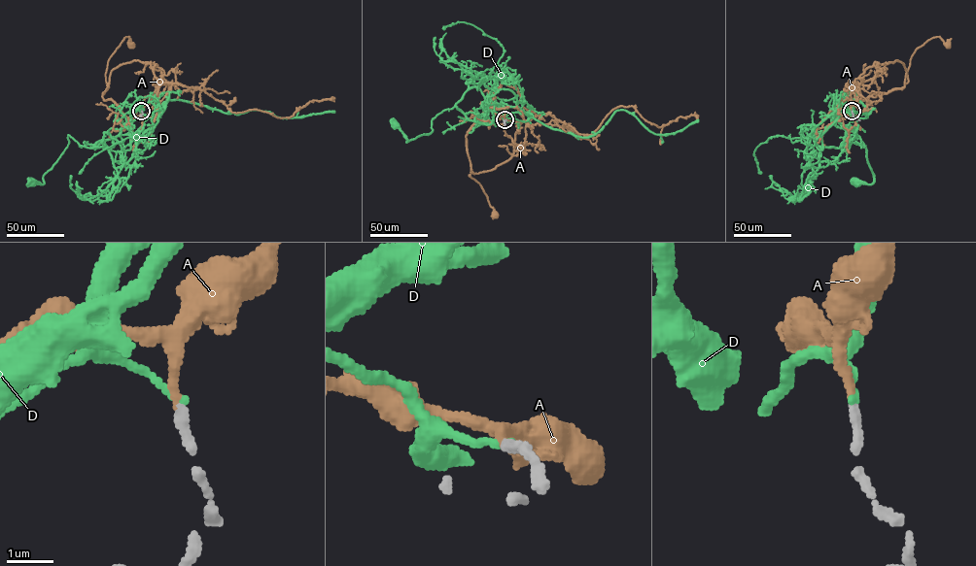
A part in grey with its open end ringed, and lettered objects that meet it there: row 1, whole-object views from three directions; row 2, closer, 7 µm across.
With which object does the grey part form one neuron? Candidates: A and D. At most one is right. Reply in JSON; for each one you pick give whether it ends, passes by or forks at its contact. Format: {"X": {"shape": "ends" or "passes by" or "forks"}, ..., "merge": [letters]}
{"A": {"shape": "ends"}, "merge": ["A"]}

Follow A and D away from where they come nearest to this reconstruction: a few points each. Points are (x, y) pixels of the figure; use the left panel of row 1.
A: (142, 111), (135, 111), (124, 130), (114, 130), (120, 108), (102, 97), (108, 60), (125, 37), (132, 45)
D: (142, 111), (116, 136), (91, 148), (68, 135), (67, 148), (43, 176), (44, 183), (31, 183)

